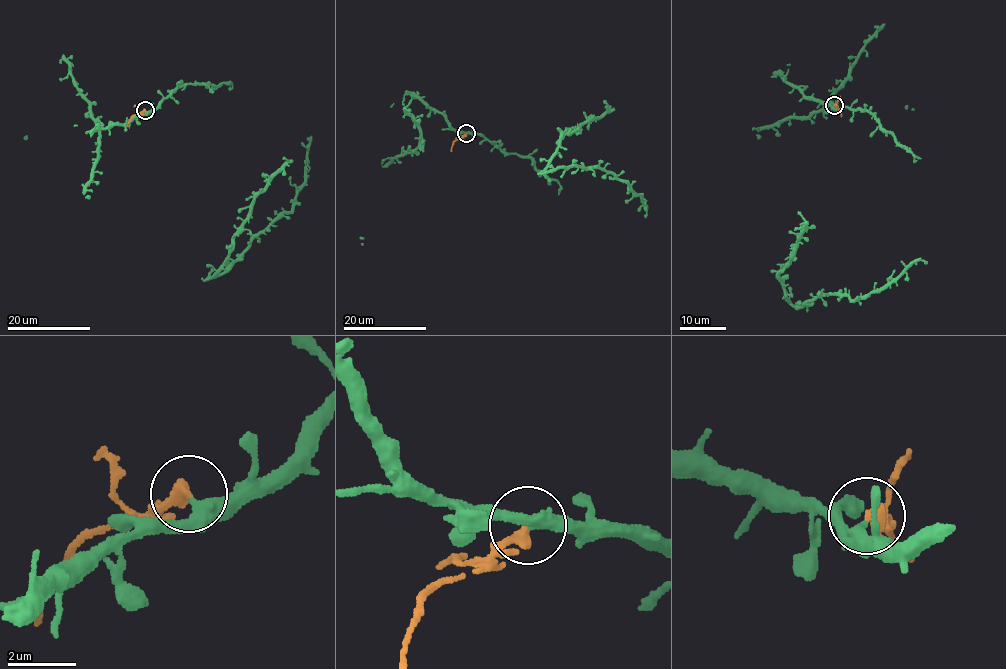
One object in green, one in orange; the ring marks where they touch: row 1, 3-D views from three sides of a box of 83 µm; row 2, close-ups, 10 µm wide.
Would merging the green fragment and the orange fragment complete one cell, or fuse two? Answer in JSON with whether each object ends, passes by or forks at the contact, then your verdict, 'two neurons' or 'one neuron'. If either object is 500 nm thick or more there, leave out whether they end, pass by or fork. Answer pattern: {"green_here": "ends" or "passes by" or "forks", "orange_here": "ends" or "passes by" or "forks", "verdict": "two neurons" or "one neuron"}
{"green_here": "passes by", "orange_here": "ends", "verdict": "two neurons"}

